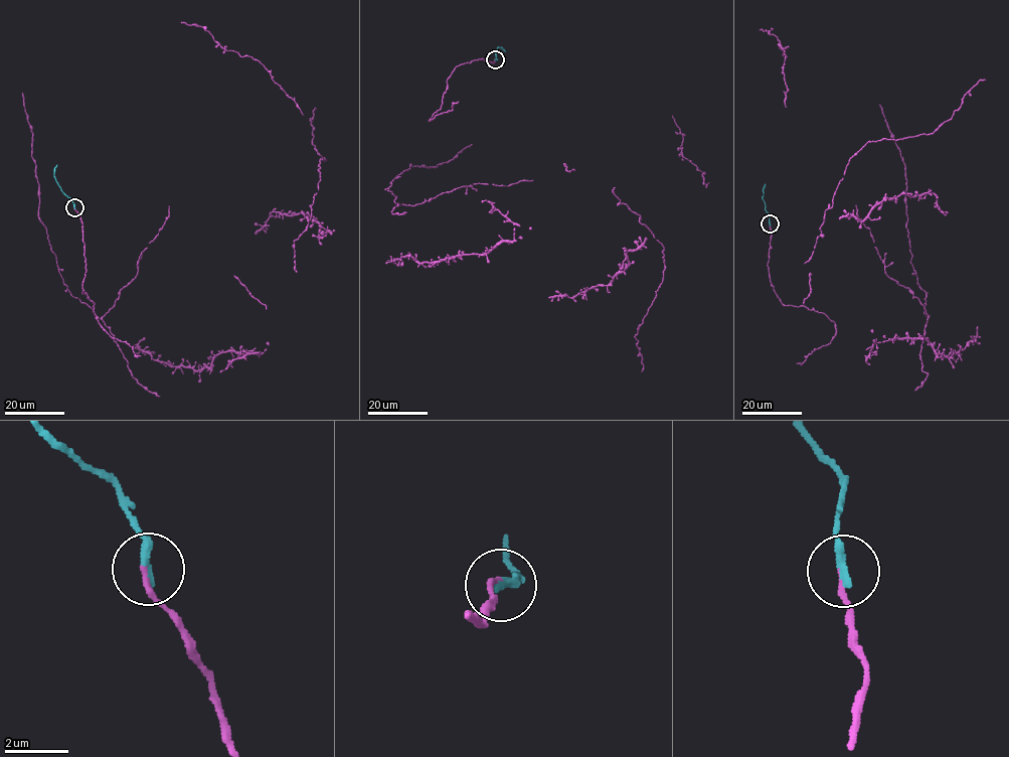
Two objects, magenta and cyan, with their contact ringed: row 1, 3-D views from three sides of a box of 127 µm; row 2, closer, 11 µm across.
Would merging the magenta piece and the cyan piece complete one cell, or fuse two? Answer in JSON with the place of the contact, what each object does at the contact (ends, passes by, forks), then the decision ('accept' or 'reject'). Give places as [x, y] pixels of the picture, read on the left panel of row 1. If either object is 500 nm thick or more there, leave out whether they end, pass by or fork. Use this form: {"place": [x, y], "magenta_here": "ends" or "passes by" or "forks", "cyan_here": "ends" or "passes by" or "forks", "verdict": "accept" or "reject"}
{"place": [74, 207], "magenta_here": "ends", "cyan_here": "ends", "verdict": "accept"}

